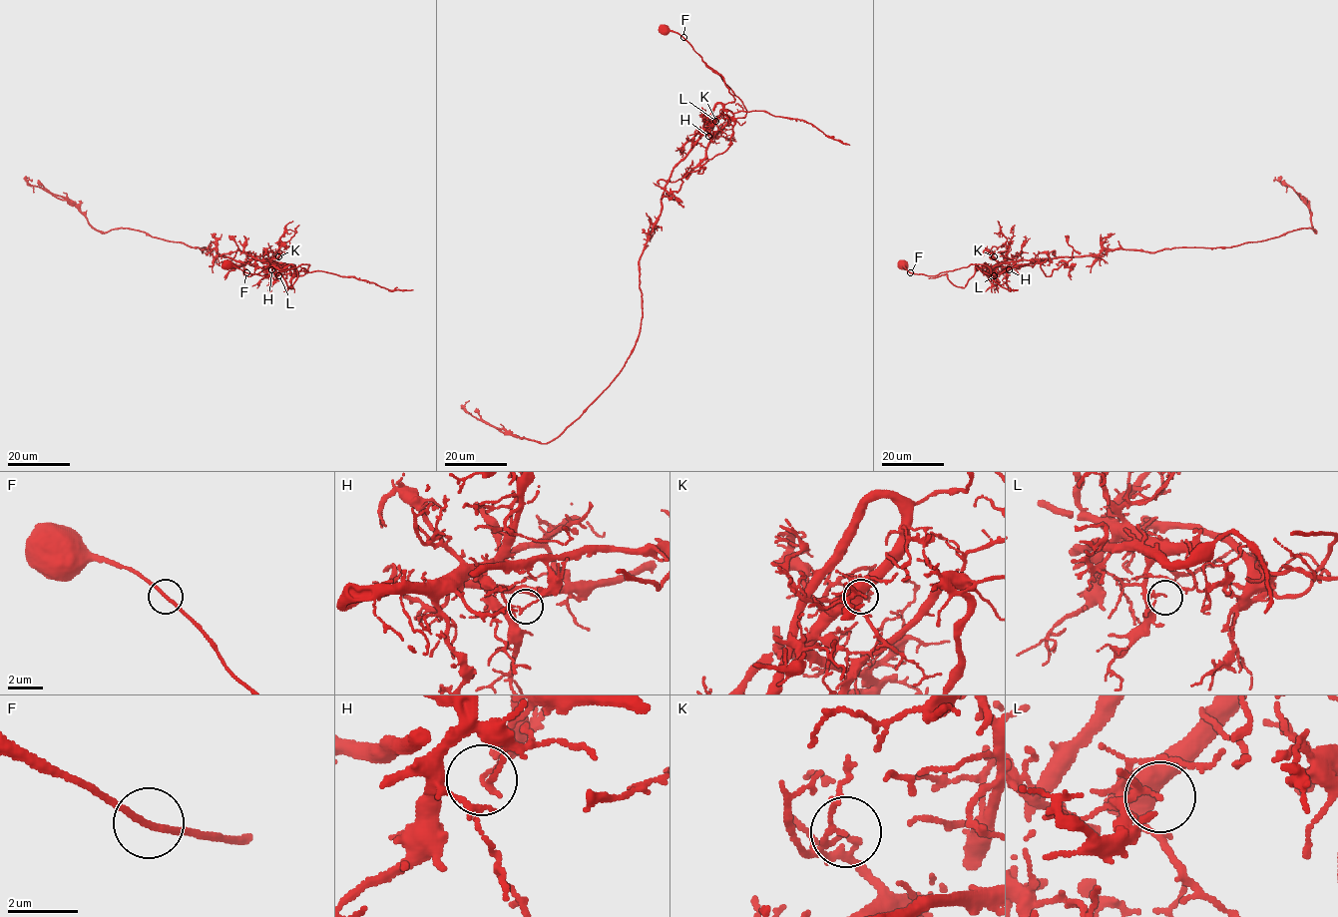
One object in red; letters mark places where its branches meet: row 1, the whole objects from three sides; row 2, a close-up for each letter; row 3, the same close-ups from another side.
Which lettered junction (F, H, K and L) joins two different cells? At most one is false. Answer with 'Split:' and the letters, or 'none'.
Split: H

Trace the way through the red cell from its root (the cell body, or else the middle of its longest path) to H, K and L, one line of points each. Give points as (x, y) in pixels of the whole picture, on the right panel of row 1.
H: (903, 264), (913, 273), (946, 274), (954, 285), (962, 287), (974, 274), (976, 263), (1000, 264), (1009, 270)
K: (903, 264), (913, 273), (946, 274), (964, 287), (975, 264), (993, 266), (994, 256)
L: (903, 264), (913, 273), (946, 274), (954, 285), (962, 287), (974, 274), (976, 263), (989, 266), (994, 275)

